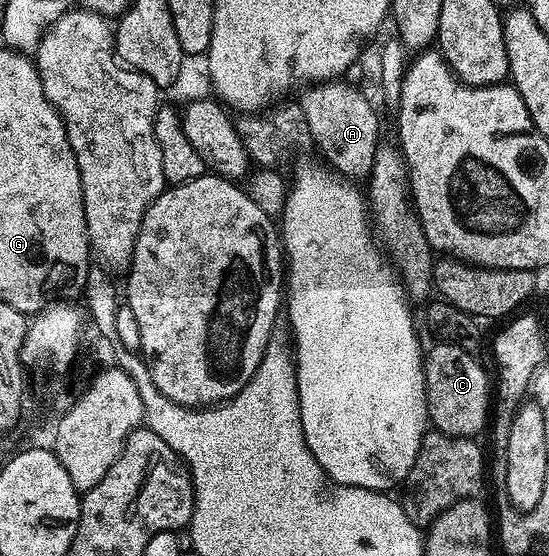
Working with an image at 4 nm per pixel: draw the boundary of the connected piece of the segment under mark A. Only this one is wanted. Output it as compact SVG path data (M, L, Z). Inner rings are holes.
M319 82L301 97L304 115L314 141L324 144L327 160L336 173L347 178L366 177L374 164L375 152L381 145L379 116L363 92L343 82Z

